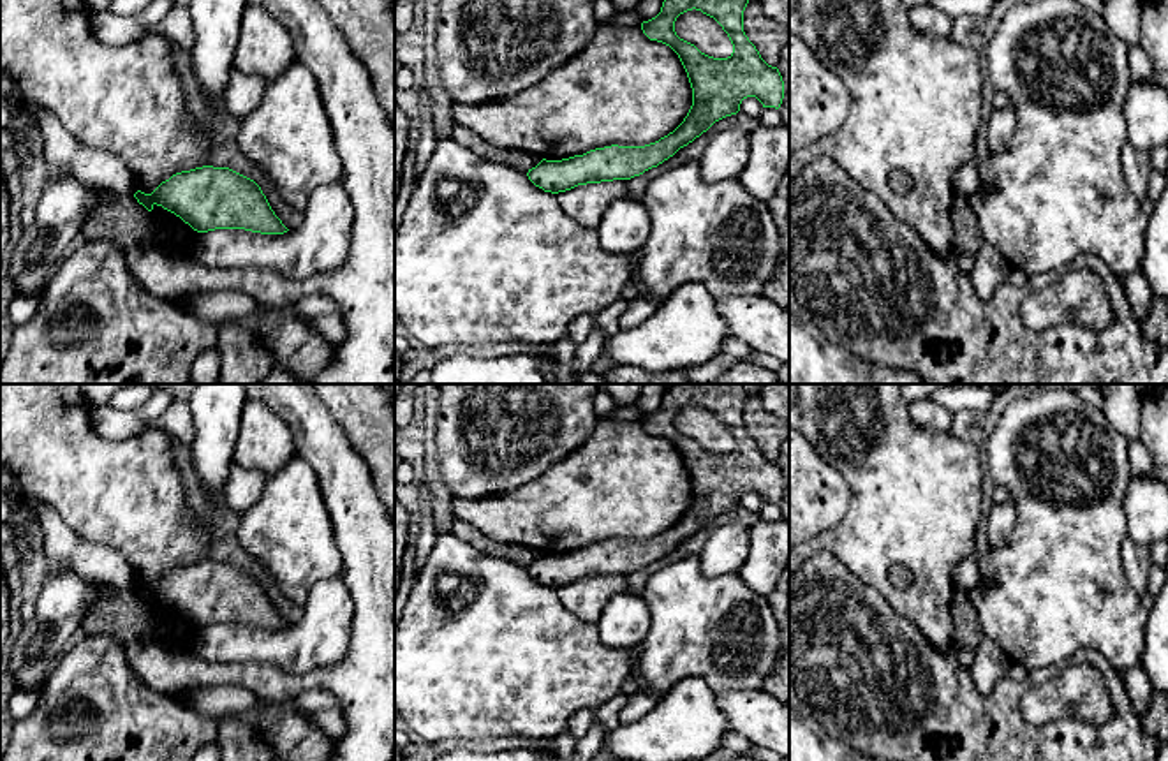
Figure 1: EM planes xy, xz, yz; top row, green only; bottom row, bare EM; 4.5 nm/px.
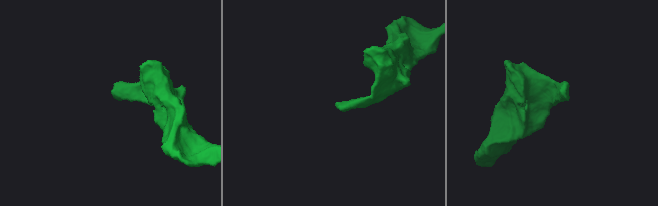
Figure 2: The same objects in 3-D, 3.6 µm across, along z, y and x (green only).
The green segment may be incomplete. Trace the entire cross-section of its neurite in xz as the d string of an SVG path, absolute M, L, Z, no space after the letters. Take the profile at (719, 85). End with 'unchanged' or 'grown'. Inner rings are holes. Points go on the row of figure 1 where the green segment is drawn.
M664 0L661 12L643 21L641 30L650 41L669 46L687 72L692 106L684 122L645 146L611 144L562 160L543 159L529 169L529 180L551 194L587 183L631 180L673 157L715 122L736 115L747 97L756 97L763 107L779 109L784 81L779 69L761 58L743 32L747 4L749 0ZM692 9L713 18L728 33L733 44L728 58L708 56L676 35L676 18Z | unchanged

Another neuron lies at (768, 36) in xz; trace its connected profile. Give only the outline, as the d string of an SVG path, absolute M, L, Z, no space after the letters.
M750 0L743 11L743 32L756 46L761 58L777 67L784 46L789 42L789 23L770 19L758 0Z

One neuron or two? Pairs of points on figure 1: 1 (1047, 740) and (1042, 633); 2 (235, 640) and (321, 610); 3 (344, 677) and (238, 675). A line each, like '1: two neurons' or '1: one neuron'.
1: two neurons
2: one neuron
3: one neuron

